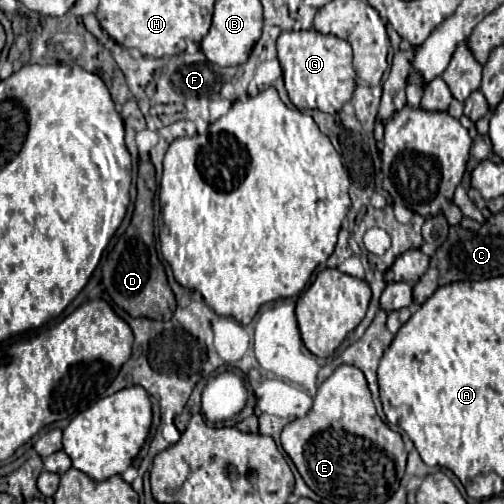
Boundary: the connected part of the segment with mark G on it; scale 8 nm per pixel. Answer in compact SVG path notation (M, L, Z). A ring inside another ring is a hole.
M314 29L288 31L278 37L278 59L284 69L288 97L296 109L338 113L344 103L350 101L356 87L356 71L352 67L353 52L348 41L334 35L322 35Z

